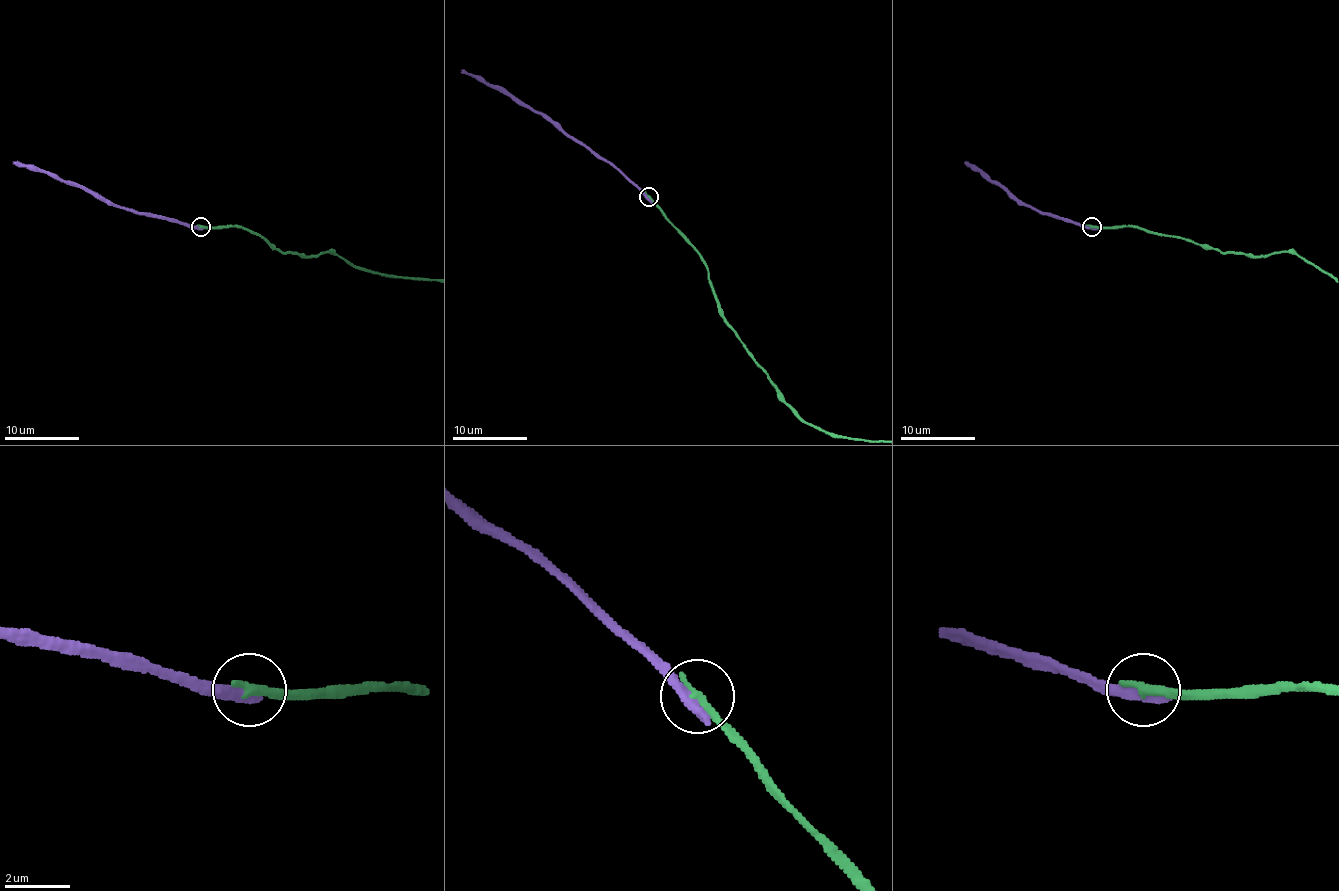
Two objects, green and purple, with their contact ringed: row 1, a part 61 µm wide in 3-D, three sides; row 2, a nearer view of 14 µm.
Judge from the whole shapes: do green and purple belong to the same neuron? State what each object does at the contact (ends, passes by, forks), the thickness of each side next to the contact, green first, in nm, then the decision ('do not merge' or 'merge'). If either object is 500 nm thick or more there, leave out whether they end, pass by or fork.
green ends there; purple ends there; 320 nm thick on the green side, 400 nm on the other; do not merge

